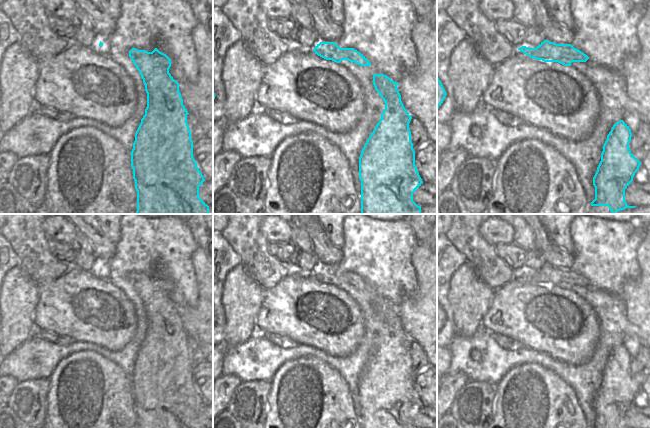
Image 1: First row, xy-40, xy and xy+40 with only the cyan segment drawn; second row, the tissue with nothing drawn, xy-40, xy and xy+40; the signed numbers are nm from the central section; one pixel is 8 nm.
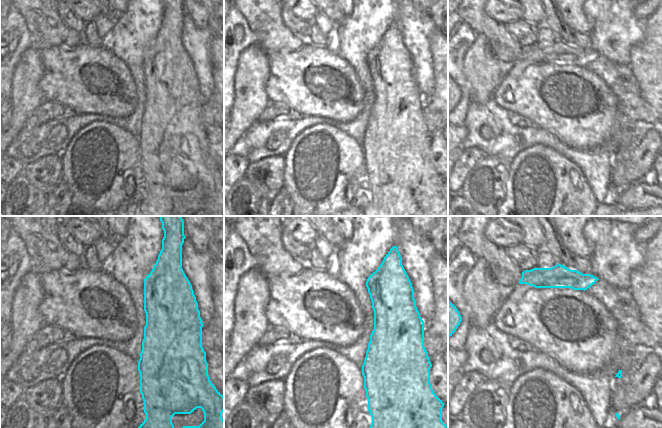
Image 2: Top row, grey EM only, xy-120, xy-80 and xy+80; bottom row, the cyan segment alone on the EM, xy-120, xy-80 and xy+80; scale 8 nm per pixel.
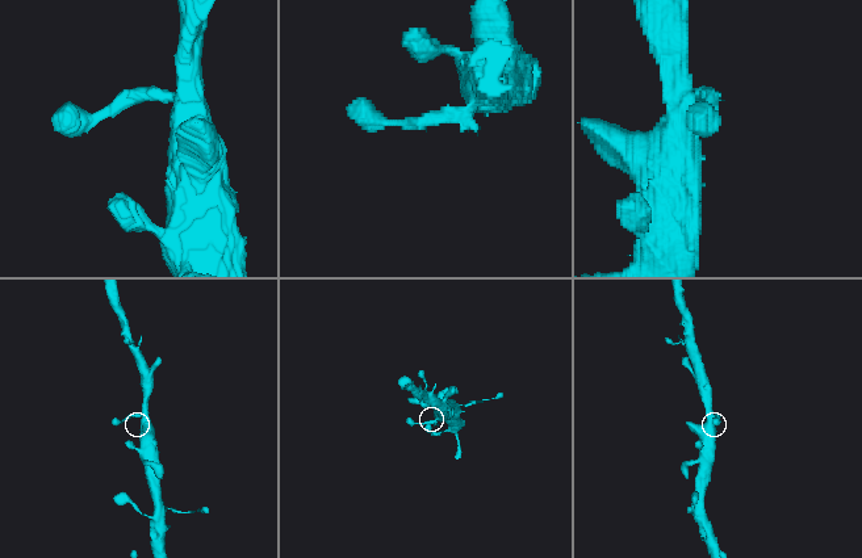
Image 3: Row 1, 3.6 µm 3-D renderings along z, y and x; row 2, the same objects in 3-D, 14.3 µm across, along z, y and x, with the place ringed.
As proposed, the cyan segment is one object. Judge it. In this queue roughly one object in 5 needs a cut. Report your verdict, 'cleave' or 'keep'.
keep

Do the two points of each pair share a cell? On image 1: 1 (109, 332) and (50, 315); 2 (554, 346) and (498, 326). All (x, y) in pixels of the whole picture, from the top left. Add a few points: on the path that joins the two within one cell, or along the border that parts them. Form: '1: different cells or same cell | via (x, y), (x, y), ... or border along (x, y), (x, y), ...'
1: same cell | via (94, 324), (85, 324), (75, 315), (65, 315)
2: same cell | via (540, 332), (534, 326), (512, 326)

